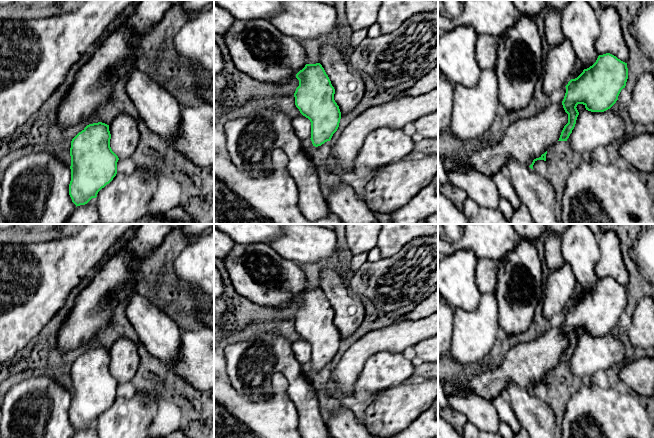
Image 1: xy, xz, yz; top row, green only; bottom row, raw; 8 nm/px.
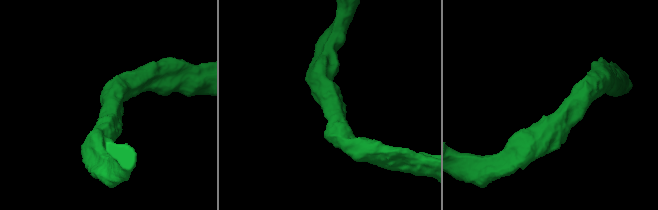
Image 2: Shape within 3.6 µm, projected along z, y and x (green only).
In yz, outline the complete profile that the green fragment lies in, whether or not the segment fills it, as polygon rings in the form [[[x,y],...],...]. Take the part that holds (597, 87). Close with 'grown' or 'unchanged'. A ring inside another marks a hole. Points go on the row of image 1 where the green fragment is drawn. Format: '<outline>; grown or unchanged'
[[[606,53],[575,79],[571,79],[561,103],[551,103],[530,118],[517,118],[500,142],[480,146],[463,164],[487,177],[501,171],[510,158],[533,169],[537,160],[546,161],[547,151],[557,141],[567,141],[578,115],[585,109],[604,112],[618,100],[628,79],[627,63]]]; grown

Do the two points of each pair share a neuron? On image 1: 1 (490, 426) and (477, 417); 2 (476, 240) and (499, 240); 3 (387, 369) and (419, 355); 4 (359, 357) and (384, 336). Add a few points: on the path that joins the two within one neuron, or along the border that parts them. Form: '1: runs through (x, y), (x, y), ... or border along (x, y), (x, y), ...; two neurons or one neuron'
1: runs through (487, 423), (480, 417); one neuron
2: runs through (482, 240), (493, 240); one neuron
3: border along (412, 356), (416, 361); two neurons
4: runs through (365, 351), (378, 340); one neuron

